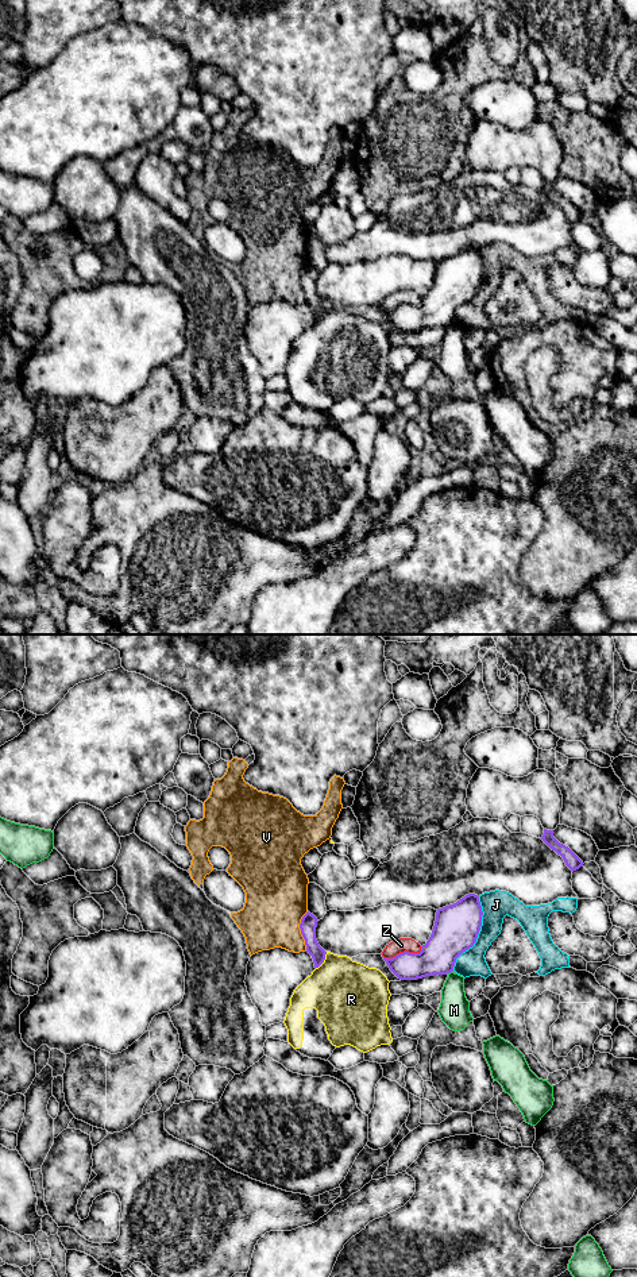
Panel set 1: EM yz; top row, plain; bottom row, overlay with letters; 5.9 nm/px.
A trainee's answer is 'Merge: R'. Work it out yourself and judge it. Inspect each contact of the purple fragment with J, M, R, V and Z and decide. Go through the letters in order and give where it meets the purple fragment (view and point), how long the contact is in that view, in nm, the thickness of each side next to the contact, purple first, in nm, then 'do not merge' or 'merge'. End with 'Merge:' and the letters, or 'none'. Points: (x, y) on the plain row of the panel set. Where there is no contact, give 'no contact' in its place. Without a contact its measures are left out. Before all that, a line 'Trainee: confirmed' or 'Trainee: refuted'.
Trainee: refuted
J: yz (466, 301) | 280 nm | 260/160 nm | do not merge
M: yz (450, 324) | 30 nm | 260/180 nm | do not merge
R: yz (323, 312) | 120 nm | 100/400 nm | do not merge
V: yz (301, 282) | 240 nm | 100/360 nm | do not merge
Z: yz (402, 305) | 240 nm | 220/90 nm | do not merge
Merge: none

